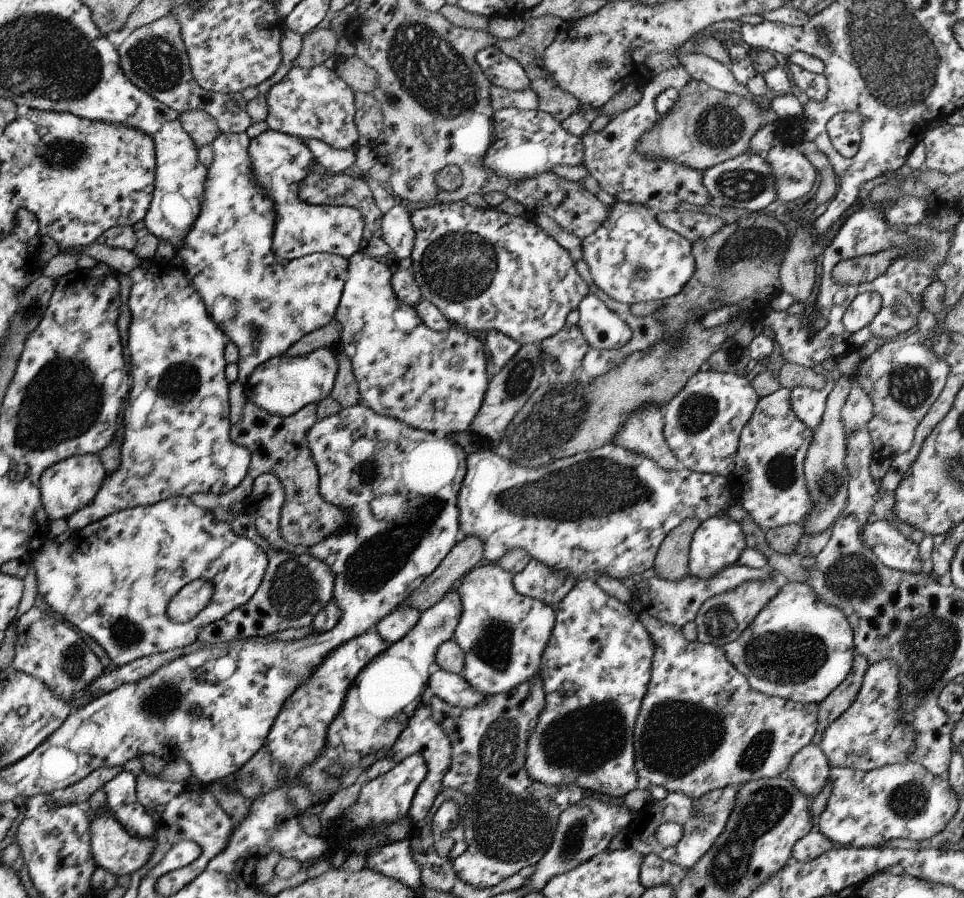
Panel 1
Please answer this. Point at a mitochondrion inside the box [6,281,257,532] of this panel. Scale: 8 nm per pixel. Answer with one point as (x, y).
(42, 423)

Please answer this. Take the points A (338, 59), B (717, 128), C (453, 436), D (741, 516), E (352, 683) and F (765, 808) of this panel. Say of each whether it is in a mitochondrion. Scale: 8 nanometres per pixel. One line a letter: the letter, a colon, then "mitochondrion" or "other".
A: other
B: mitochondrion
C: other
D: other
E: other
F: mitochondrion

